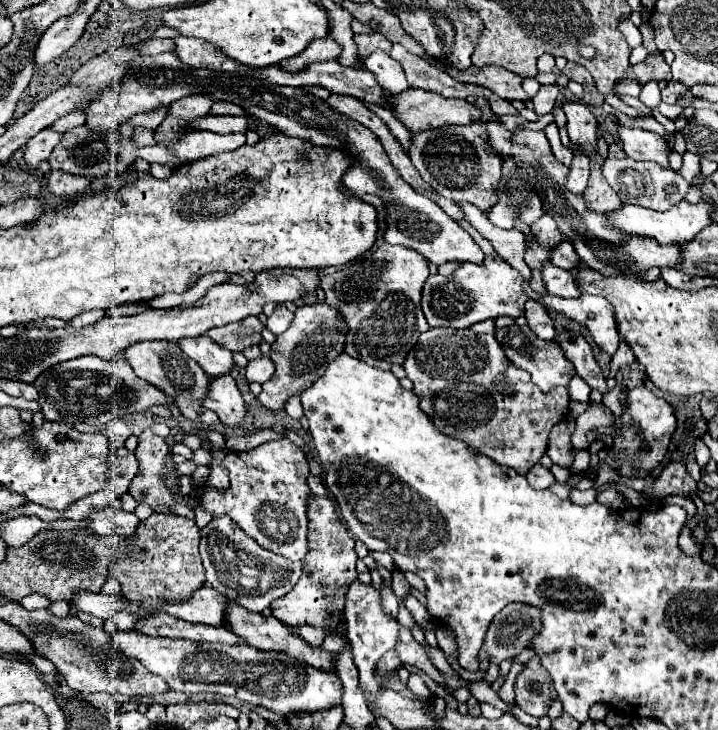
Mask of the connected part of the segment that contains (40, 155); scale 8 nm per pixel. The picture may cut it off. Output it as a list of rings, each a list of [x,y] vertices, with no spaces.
[[[43,129],[39,131],[35,137],[29,139],[29,143],[25,145],[25,163],[29,167],[37,167],[43,159],[49,157],[49,153],[53,151],[53,147],[61,141],[63,133],[57,133],[53,129]]]

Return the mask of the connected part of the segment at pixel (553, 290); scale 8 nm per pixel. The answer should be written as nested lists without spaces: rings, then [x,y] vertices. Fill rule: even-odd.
[[[549,263],[543,269],[543,277],[545,277],[545,285],[551,295],[557,295],[557,297],[579,297],[581,295],[575,275],[569,273],[567,269],[561,269]]]

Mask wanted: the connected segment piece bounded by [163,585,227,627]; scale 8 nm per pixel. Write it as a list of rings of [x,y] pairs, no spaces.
[[[205,585],[203,589],[193,591],[187,599],[177,599],[171,603],[163,601],[163,611],[189,623],[221,627],[221,609],[225,609],[221,601],[227,601],[227,597],[221,597],[221,593]]]

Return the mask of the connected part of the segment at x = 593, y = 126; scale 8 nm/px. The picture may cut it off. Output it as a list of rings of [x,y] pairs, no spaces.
[[[563,101],[563,111],[567,115],[567,131],[573,145],[577,145],[588,156],[596,153],[597,121],[583,101]]]

